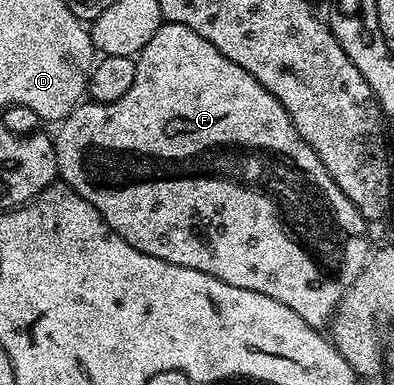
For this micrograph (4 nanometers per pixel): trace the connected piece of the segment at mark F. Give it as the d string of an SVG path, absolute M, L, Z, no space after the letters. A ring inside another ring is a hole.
M164 22L149 37L138 55L134 56L135 76L129 90L117 97L117 101L109 101L92 105L84 101L69 113L66 119L58 124L59 135L55 139L55 152L59 166L59 179L66 186L72 187L114 231L118 233L133 249L141 249L141 253L149 253L149 257L157 257L161 261L169 261L173 265L181 265L185 269L197 269L201 273L209 273L209 277L217 277L217 281L225 281L225 285L237 285L237 289L253 289L253 293L265 293L265 297L273 297L273 301L281 301L281 305L289 305L301 321L310 327L323 329L330 324L335 307L356 286L362 276L363 268L369 263L367 251L368 220L361 217L357 205L341 193L337 181L329 177L329 169L321 165L321 157L313 153L309 141L297 133L289 113L245 69L238 67L225 53L213 49L205 37L197 37L193 29L185 25Z

